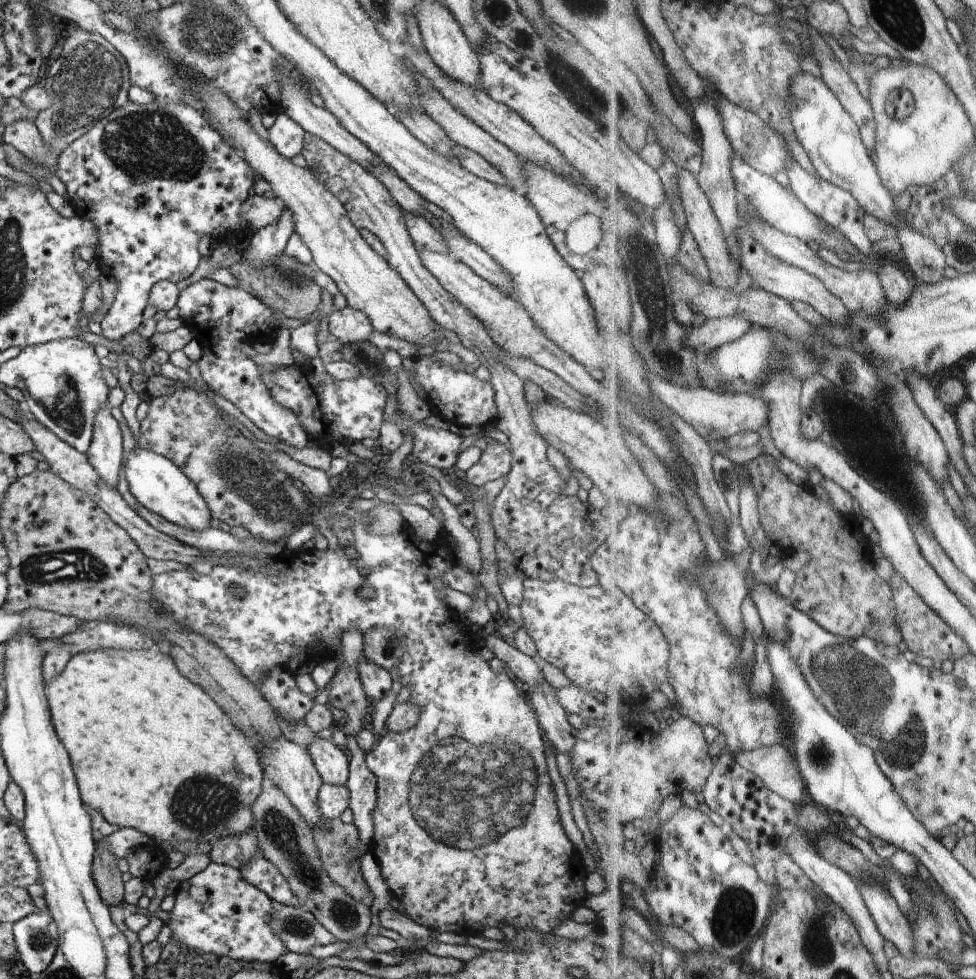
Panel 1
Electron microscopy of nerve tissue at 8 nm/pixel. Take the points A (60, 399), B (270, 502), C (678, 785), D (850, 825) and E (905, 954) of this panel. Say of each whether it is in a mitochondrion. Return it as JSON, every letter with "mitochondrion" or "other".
{"A":"mitochondrion","B":"mitochondrion","C":"other","D":"other","E":"other"}

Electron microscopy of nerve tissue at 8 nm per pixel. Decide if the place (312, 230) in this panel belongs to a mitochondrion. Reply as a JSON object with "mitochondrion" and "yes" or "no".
{"mitochondrion":"no"}

